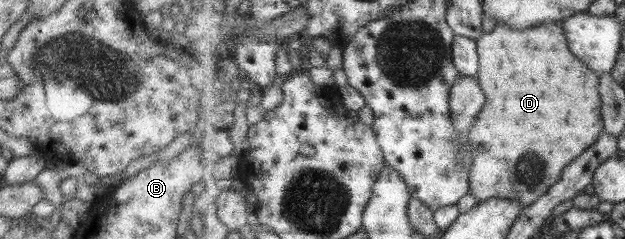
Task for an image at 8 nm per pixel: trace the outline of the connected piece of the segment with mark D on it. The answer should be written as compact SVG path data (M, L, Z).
M547 21L536 27L530 27L526 30L516 30L505 24L499 24L492 31L484 33L478 40L479 54L479 73L477 79L481 87L488 96L488 104L484 106L484 112L480 112L480 118L471 126L468 132L469 144L471 144L472 164L469 168L469 179L471 180L471 194L479 202L488 201L491 199L504 198L508 200L518 201L522 207L534 205L536 200L539 200L546 194L554 184L558 183L563 175L564 169L573 160L576 160L583 152L586 152L593 144L596 144L597 138L602 136L605 131L605 122L602 114L602 100L598 94L598 78L599 72L590 70L584 61L571 51L568 44L568 39L562 25L562 21L551 22Z

